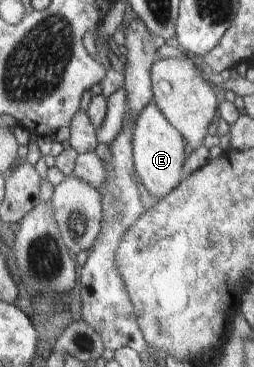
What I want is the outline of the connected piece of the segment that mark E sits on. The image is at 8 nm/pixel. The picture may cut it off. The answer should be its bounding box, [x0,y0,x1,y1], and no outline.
[132,101,186,199]

